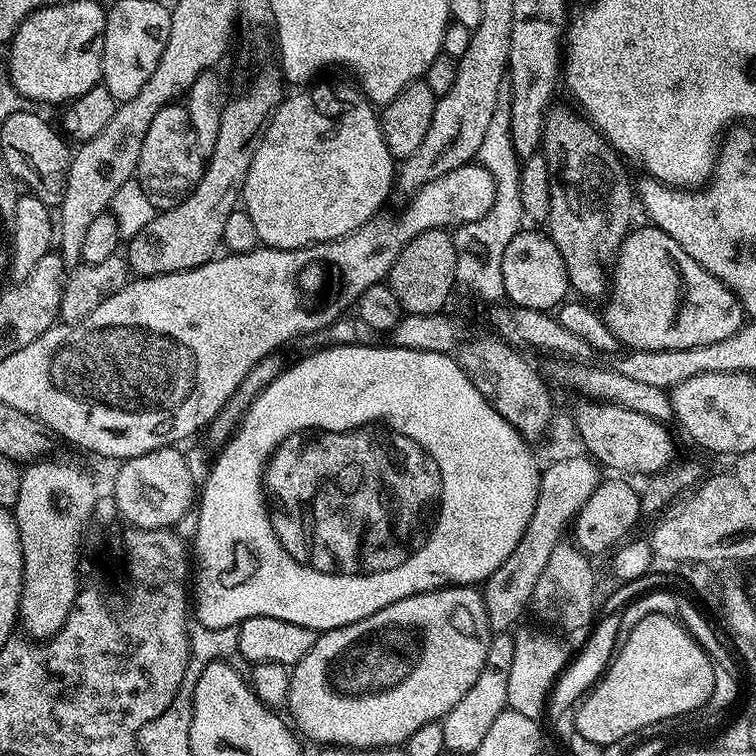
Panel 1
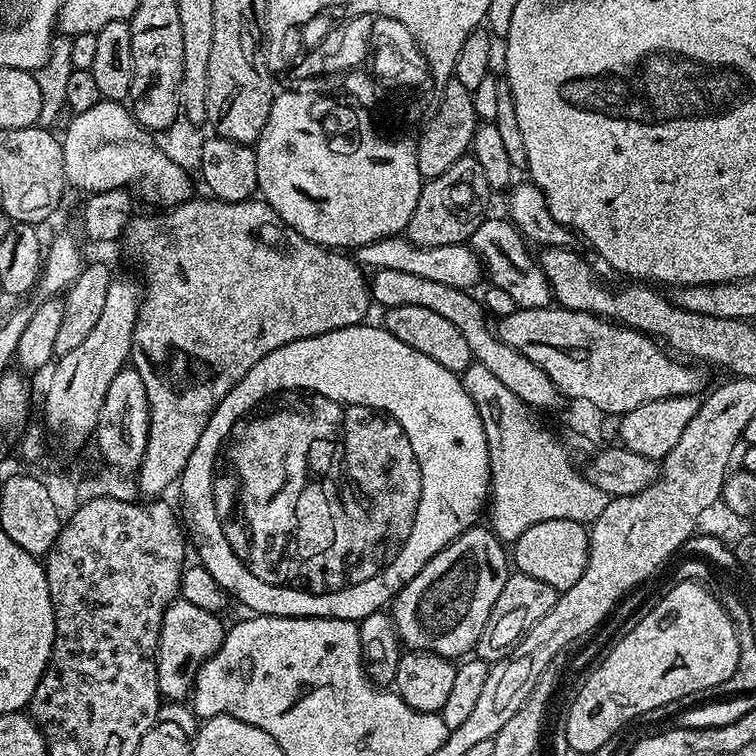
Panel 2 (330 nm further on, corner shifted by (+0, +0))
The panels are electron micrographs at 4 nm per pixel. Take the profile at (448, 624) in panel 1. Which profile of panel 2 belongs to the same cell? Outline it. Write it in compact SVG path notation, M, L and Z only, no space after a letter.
M483 526L468 528L458 538L454 538L454 542L450 542L438 554L434 554L434 558L430 558L430 562L426 562L426 566L422 566L422 570L415 578L393 599L390 605L390 615L392 621L396 624L396 632L400 636L401 645L417 652L433 652L439 656L447 656L449 658L467 657L475 649L478 642L478 634L482 634L482 626L486 626L486 618L490 618L490 610L494 610L494 602L498 602L498 594L502 594L502 586L506 586L506 578L510 574L510 556L506 551L505 545L496 536L495 532L487 527L484 528Z

